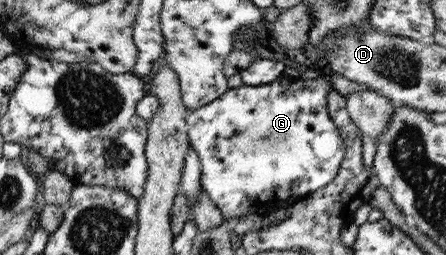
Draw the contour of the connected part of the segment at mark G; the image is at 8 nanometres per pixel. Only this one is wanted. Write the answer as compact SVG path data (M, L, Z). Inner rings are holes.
M282 73L270 83L250 86L240 85L234 88L227 88L222 95L216 97L205 103L202 107L189 110L185 115L186 133L188 138L189 147L191 147L197 154L200 165L199 184L202 191L208 195L208 199L212 199L212 203L216 205L217 209L221 211L221 216L234 217L236 219L244 217L244 215L254 215L254 213L266 213L266 211L284 210L292 203L300 201L304 195L316 191L330 183L337 175L340 162L343 158L344 144L342 138L338 135L336 126L328 117L326 111L326 94L332 88L329 75L320 73L320 77L316 79L300 79L296 77L287 77Z

